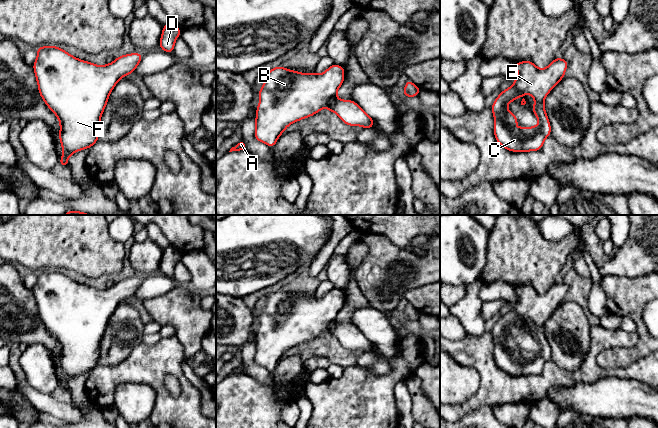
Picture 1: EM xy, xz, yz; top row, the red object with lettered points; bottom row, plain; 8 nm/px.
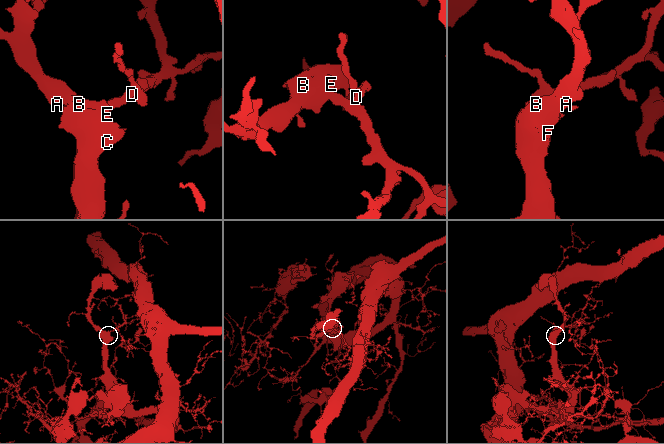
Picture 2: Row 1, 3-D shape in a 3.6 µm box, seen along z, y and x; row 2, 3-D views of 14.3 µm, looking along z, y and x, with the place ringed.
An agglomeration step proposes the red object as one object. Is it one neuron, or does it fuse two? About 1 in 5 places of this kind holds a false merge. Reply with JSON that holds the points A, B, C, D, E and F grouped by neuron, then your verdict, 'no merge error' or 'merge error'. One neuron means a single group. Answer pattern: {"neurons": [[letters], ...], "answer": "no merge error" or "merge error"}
{"neurons": [["A", "B", "C", "D", "E", "F"]], "answer": "no merge error"}

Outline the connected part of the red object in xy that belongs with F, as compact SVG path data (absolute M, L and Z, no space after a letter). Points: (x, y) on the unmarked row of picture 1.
M58 270L37 272L33 294L40 320L59 344L59 363L63 380L59 388L62 391L67 391L68 383L72 378L89 373L98 365L101 339L111 315L121 302L133 297L142 281L143 278L140 277L125 278L114 283L110 288L99 290L80 284Z

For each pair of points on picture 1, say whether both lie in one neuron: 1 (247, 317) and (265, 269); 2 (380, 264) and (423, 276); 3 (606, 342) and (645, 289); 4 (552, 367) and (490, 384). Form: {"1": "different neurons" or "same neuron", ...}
{"1": "different neurons", "2": "same neuron", "3": "different neurons", "4": "same neuron"}

